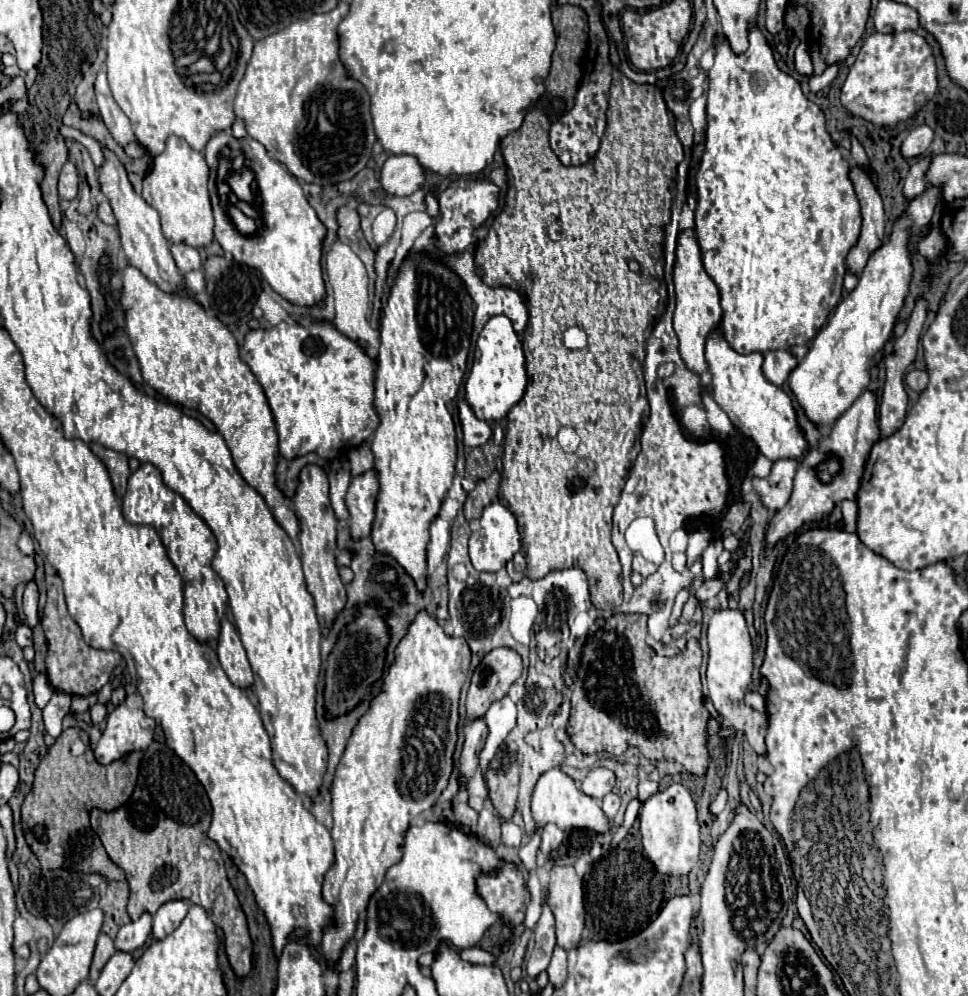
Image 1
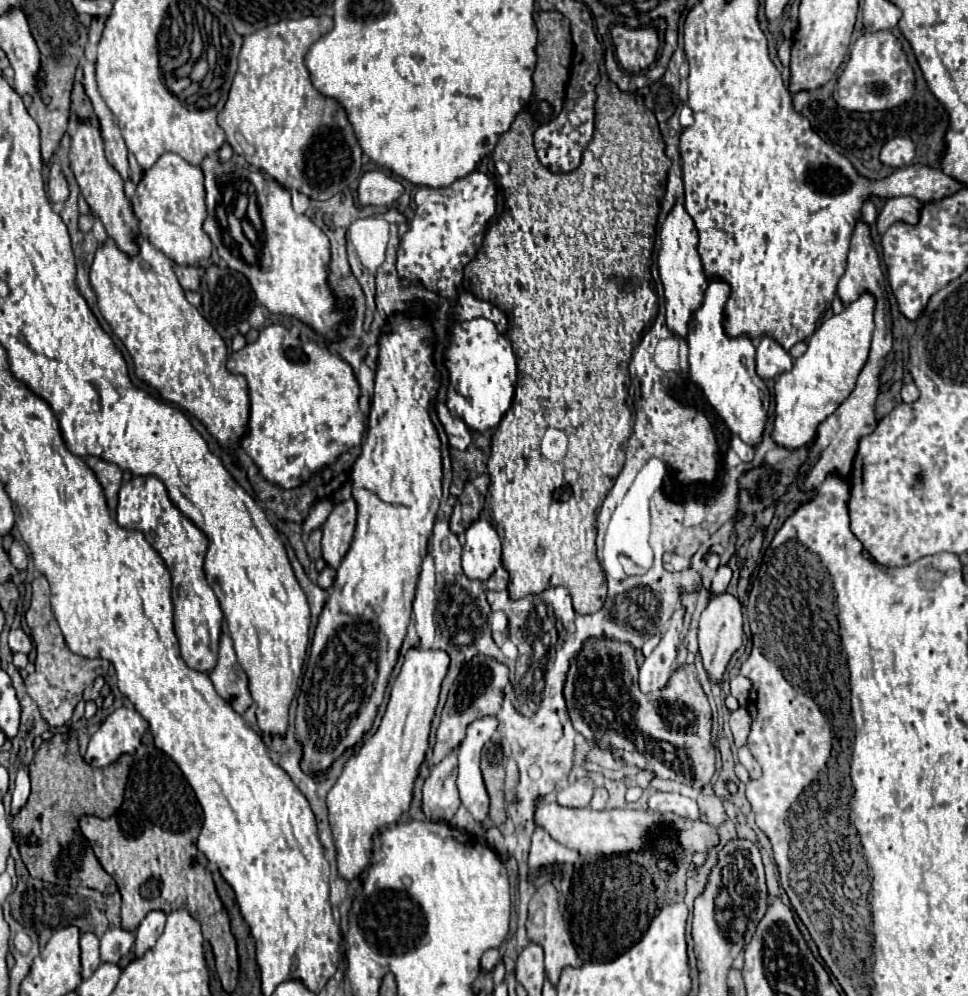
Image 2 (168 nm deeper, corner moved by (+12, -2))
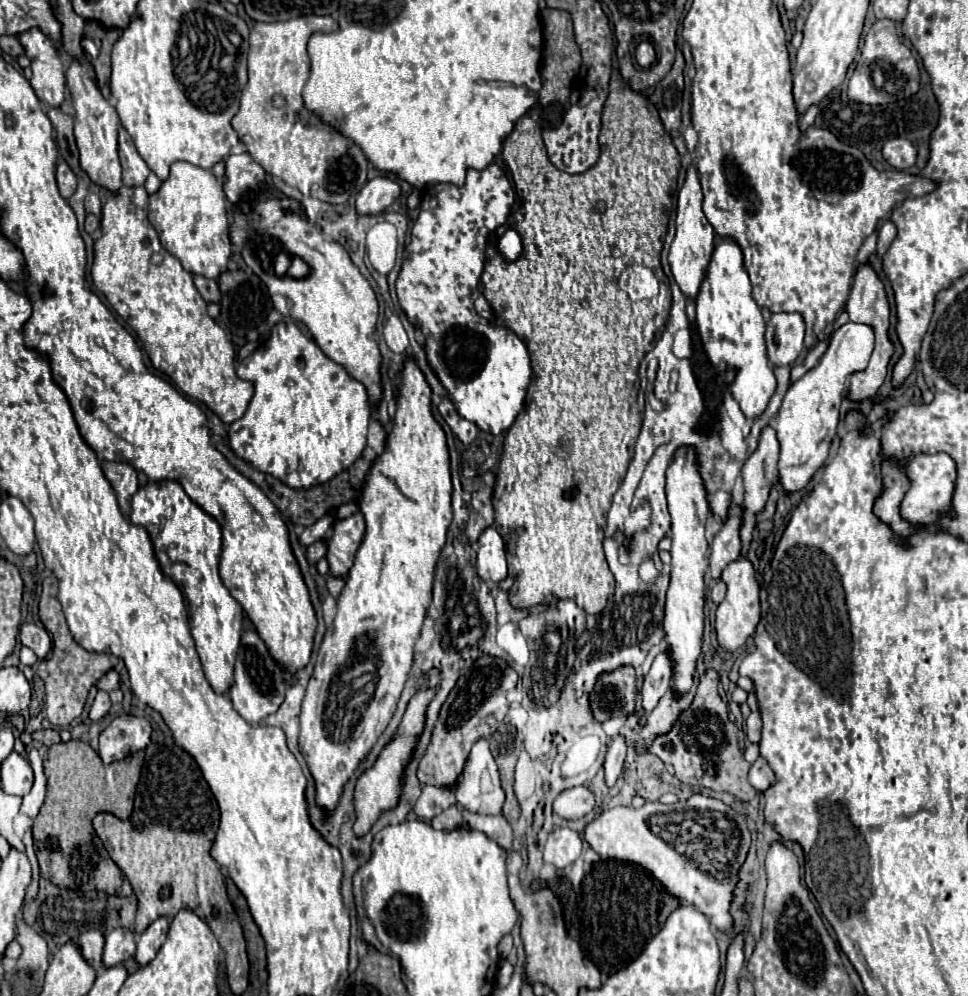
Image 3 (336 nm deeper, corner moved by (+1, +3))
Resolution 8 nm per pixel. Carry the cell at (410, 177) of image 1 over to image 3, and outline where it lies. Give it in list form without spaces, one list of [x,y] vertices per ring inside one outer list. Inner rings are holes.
[[[379,175],[367,181],[367,185],[357,195],[355,205],[361,215],[375,215],[375,213],[385,211],[399,195],[401,195],[399,183],[385,175]]]

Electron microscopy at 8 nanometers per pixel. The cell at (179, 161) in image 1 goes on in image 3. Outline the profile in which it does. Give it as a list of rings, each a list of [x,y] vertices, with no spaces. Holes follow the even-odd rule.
[[[175,161],[159,191],[149,195],[149,221],[159,233],[163,249],[175,255],[185,271],[217,279],[227,269],[231,255],[227,195],[211,169]]]

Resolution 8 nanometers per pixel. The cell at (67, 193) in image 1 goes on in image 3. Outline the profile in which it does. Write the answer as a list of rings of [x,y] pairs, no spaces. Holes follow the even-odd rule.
[[[61,161],[57,165],[57,185],[59,185],[59,191],[65,199],[69,199],[77,189],[77,179],[65,161]]]

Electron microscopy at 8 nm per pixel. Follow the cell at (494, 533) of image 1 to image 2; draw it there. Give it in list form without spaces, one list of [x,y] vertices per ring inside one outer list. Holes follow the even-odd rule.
[[[480,518],[466,530],[466,544],[462,552],[464,574],[470,580],[486,582],[500,564],[500,538],[492,524]]]

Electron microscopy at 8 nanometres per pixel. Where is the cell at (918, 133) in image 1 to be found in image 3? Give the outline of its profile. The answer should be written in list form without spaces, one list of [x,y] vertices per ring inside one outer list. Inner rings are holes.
[[[895,137],[883,145],[883,159],[895,169],[909,169],[911,165],[915,165],[917,149],[909,139]]]

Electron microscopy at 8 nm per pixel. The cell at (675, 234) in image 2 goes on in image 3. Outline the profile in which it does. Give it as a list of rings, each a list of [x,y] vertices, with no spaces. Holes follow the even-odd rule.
[[[689,167],[685,185],[679,191],[677,233],[675,233],[675,239],[671,243],[671,251],[669,251],[669,265],[671,265],[673,277],[687,299],[695,299],[699,295],[699,285],[707,277],[707,265],[711,263],[711,253],[715,249],[715,231],[701,209],[701,199],[703,199],[703,195],[701,195],[697,169]]]

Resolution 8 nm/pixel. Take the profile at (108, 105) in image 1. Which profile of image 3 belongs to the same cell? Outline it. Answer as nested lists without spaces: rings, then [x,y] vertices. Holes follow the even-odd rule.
[[[119,127],[119,159],[123,167],[123,183],[127,187],[143,185],[149,175],[149,167],[137,153],[131,135],[125,131],[125,127]]]

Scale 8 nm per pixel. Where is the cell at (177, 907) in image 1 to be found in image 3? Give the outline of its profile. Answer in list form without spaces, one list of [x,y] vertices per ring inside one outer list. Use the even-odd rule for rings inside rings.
[[[159,917],[139,937],[139,941],[137,941],[137,953],[135,953],[135,959],[137,959],[139,965],[147,965],[149,961],[155,959],[157,951],[165,943],[167,929],[169,929],[169,919],[167,917]]]

